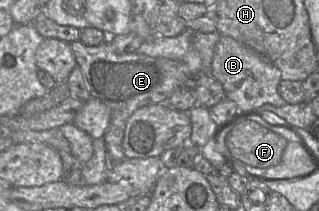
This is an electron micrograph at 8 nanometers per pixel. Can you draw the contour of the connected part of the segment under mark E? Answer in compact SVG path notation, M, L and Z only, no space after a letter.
M80 40L69 44L91 97L102 101L110 110L110 124L103 136L110 166L126 158L122 141L127 120L133 112L147 105L167 103L172 93L183 86L191 73L195 73L185 63L177 60L151 57L138 52L116 53L109 41L98 46L87 46Z

